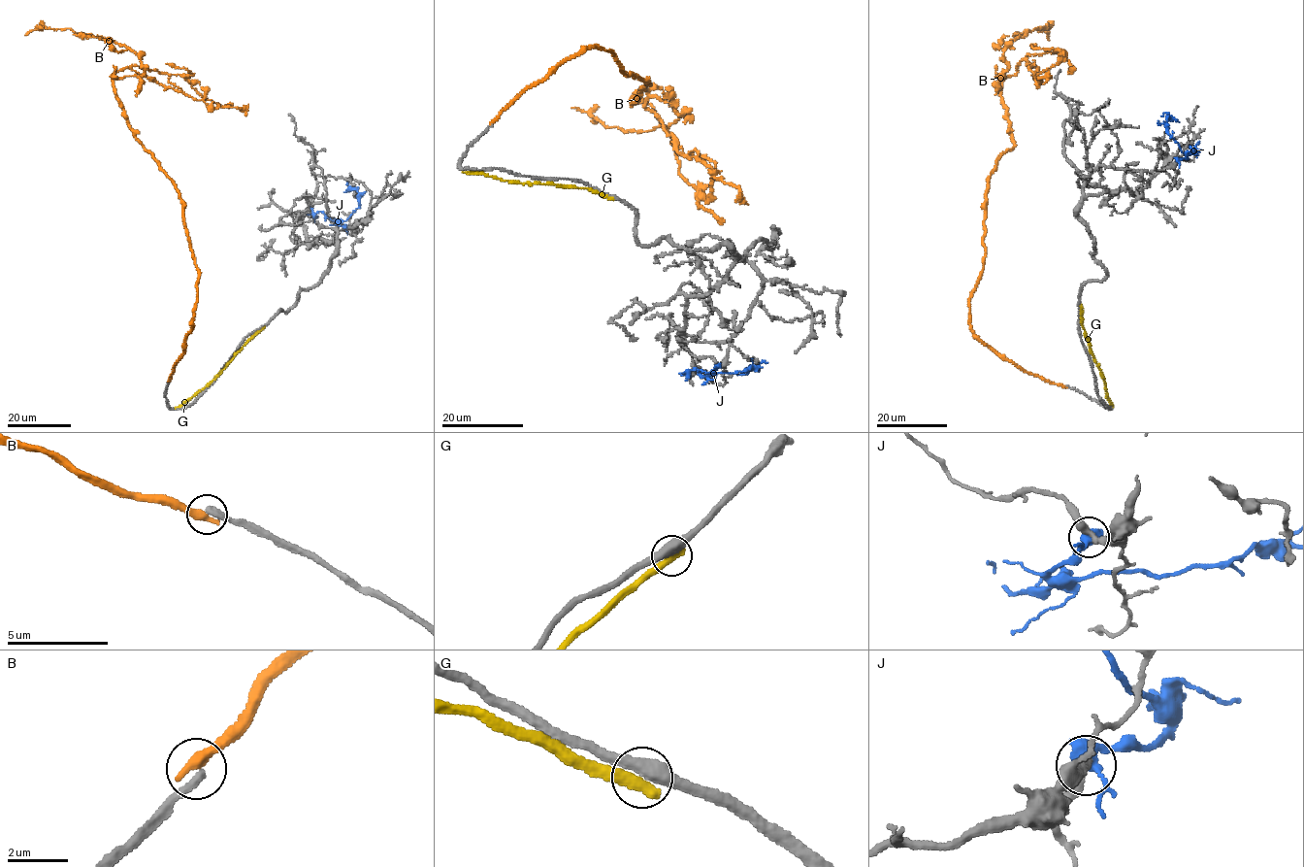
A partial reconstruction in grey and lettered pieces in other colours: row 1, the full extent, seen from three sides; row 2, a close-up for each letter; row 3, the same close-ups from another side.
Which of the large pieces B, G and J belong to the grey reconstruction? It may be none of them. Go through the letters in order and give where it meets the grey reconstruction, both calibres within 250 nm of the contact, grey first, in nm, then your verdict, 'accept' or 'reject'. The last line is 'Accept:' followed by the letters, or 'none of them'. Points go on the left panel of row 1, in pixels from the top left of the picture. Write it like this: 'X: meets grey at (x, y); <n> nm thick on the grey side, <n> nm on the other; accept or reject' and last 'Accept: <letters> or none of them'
B: meets grey at (169, 381); 300 nm thick on the grey side, 400 nm on the other; reject
G: meets grey at (263, 328); 480 nm thick on the grey side, 440 nm on the other; reject
J: meets grey at (345, 227); 360 nm thick on the grey side, 360 nm on the other; reject
Accept: none of them

